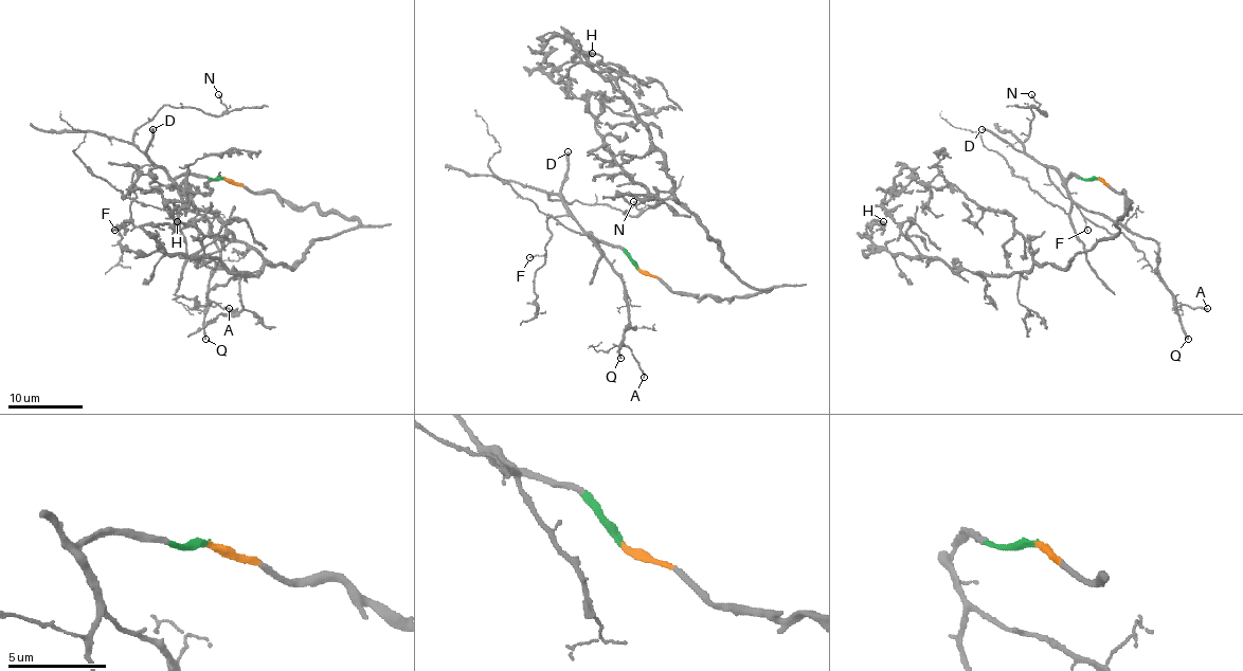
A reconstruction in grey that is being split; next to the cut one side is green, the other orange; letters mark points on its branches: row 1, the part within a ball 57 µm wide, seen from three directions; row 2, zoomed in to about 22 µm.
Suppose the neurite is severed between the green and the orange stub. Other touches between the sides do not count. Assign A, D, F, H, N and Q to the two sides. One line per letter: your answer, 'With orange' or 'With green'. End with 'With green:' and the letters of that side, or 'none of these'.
A: With green
D: With green
F: With green
H: With orange
N: With green
Q: With green
With green: A, D, F, N, Q

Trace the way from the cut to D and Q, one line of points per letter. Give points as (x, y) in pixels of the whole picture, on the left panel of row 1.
D: (222, 178), (181, 174), (172, 178), (146, 153), (154, 129)
Q: (222, 178), (181, 174), (176, 182), (183, 202), (210, 222), (217, 246), (219, 264), (210, 279), (205, 339)

